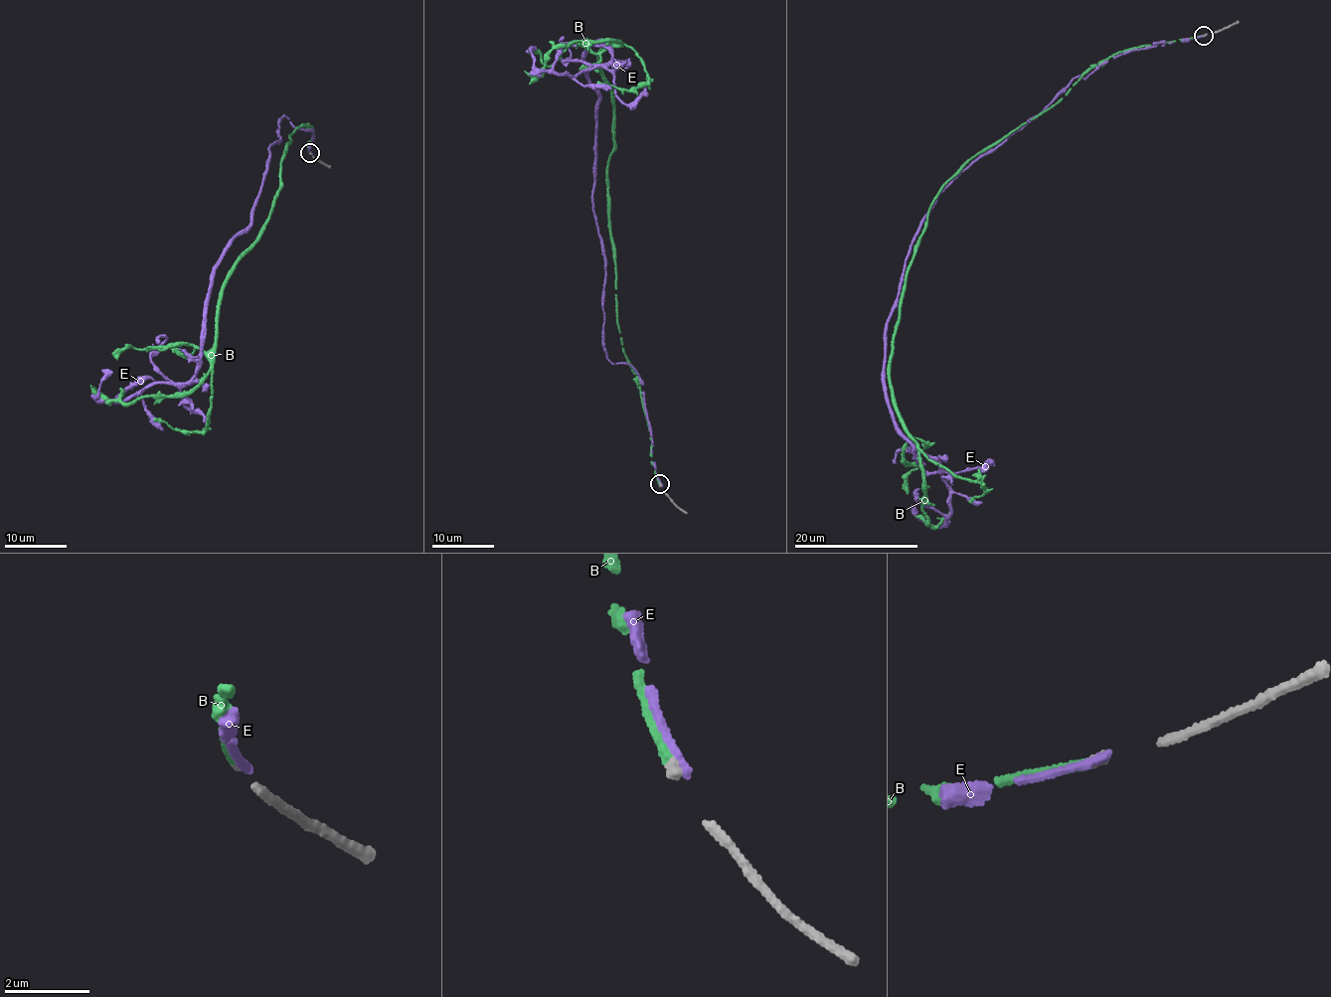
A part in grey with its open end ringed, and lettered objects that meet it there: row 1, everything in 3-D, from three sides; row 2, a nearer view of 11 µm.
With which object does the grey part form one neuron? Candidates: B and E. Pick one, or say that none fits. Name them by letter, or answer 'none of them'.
B

